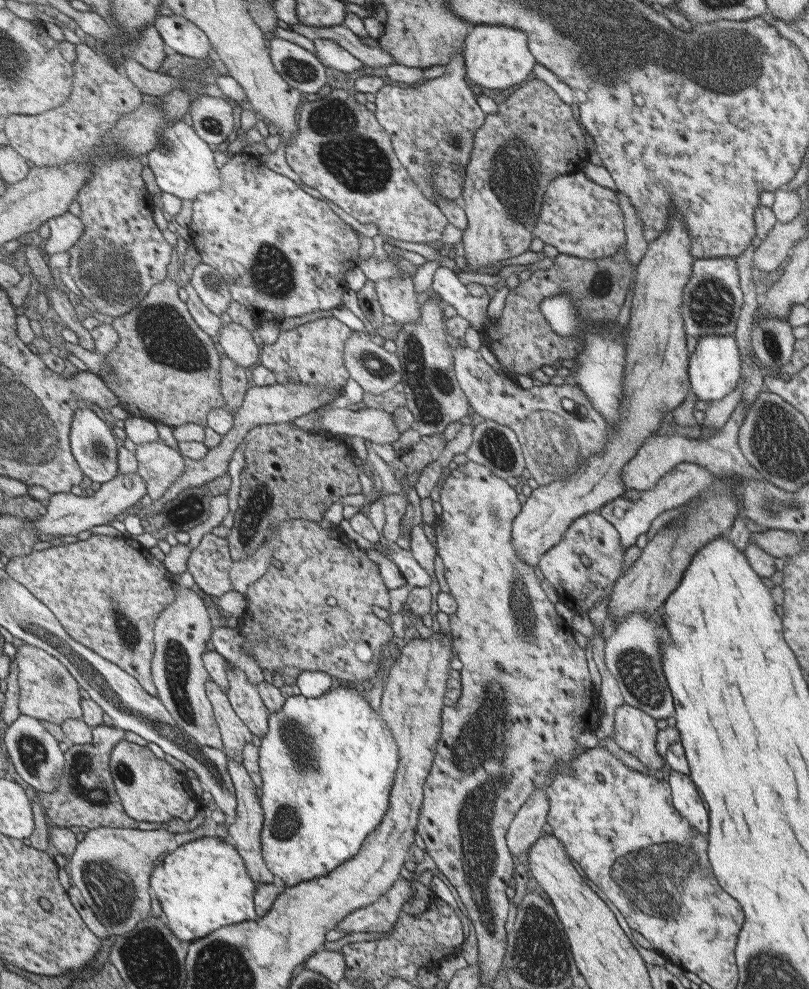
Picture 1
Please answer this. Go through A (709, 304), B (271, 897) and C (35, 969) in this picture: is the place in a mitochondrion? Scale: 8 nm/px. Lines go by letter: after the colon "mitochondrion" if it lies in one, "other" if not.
A: mitochondrion
B: other
C: other

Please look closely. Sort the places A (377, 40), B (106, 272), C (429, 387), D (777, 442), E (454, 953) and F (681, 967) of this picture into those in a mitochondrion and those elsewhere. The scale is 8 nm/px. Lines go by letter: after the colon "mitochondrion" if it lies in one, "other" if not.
A: other
B: mitochondrion
C: mitochondrion
D: mitochondrion
E: other
F: other

